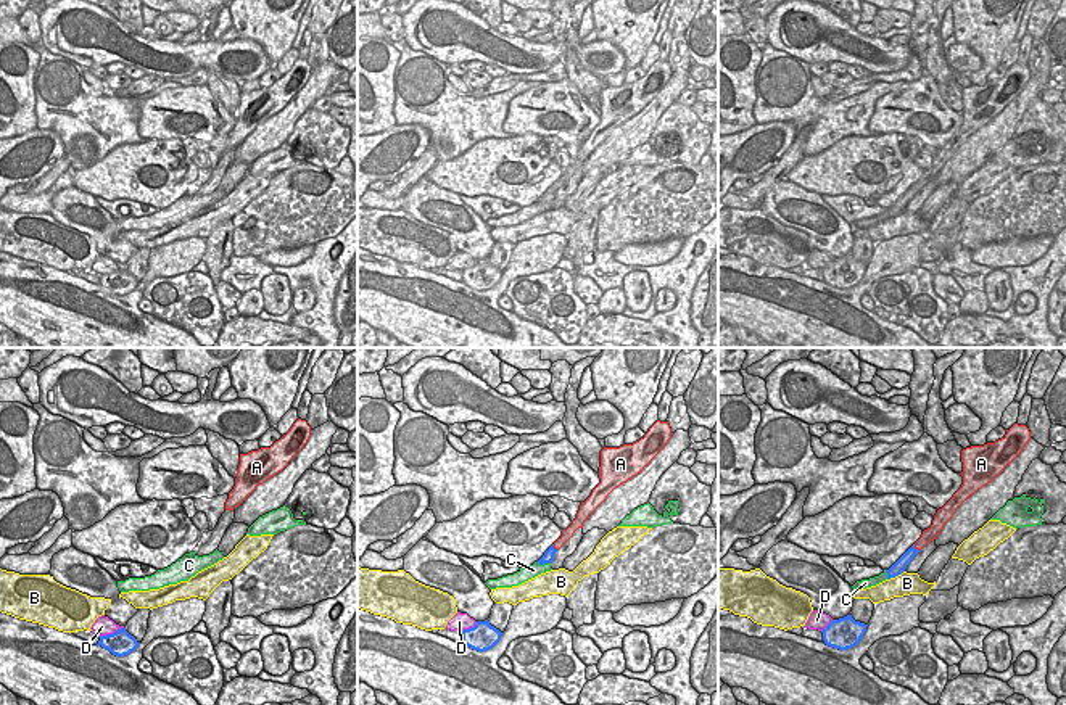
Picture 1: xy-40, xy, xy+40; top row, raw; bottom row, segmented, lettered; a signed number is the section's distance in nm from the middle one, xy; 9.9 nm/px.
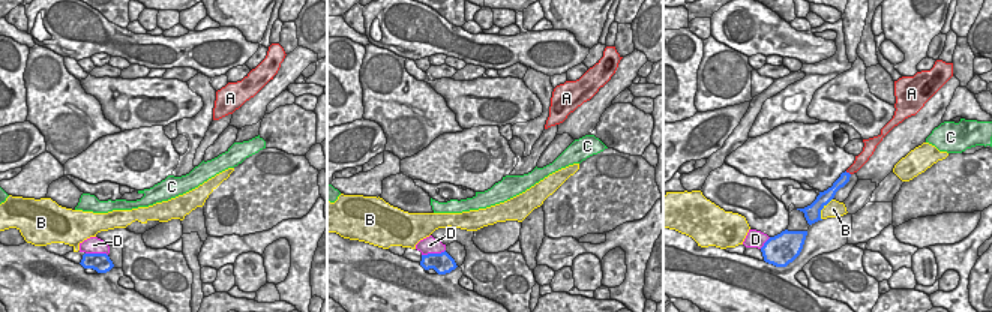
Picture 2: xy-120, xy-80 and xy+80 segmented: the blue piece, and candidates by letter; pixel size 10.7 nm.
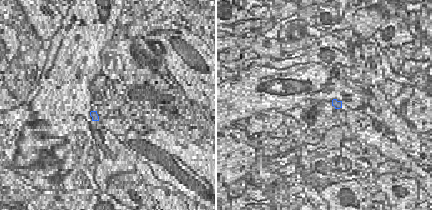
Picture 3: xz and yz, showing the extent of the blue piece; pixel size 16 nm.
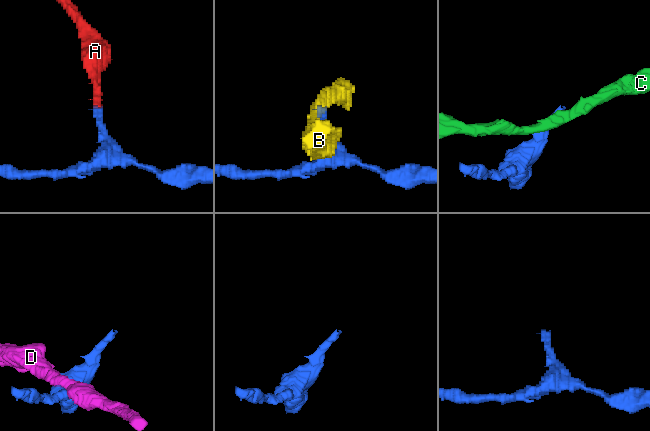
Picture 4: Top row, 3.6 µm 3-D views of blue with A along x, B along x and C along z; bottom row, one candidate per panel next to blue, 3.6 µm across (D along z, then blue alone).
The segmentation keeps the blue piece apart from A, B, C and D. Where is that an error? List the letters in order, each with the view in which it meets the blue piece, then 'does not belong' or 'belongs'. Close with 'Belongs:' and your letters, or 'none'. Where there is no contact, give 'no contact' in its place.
A: xy+40 | belongs
B: xy+40 | does not belong
C: xy | does not belong
D: xy-40 | does not belong
Belongs: A

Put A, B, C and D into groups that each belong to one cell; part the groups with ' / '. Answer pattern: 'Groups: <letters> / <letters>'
Groups: A / B / C / D.

